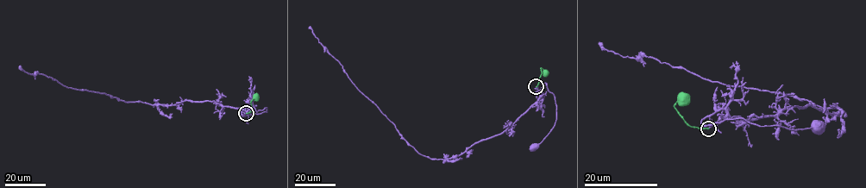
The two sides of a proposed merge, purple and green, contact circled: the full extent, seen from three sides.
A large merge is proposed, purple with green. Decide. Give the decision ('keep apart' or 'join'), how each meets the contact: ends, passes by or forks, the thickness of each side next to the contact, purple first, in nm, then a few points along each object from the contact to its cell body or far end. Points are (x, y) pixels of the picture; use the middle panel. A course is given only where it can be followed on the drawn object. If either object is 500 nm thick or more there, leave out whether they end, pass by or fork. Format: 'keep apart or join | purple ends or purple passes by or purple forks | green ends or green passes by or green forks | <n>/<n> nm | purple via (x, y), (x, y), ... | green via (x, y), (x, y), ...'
keep apart | purple ends | green ends | 260/170 nm | purple via (536, 86), (540, 97), (545, 83), (552, 93), (556, 120), (548, 134), (534, 147) | green via (536, 86), (541, 68), (545, 72)

